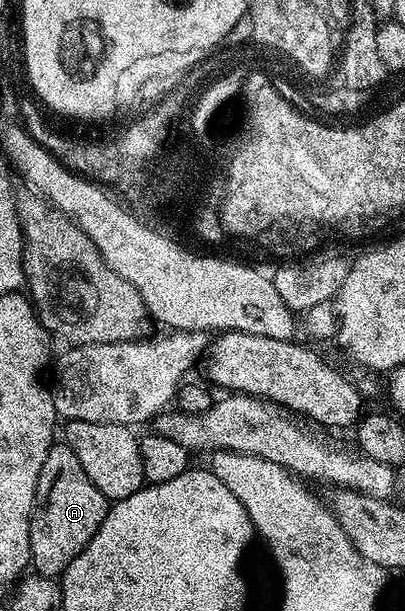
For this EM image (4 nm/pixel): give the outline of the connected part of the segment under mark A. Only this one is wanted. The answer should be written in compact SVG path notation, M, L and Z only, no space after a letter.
M55 443L43 459L35 503L29 524L29 559L32 568L44 577L60 578L66 567L91 543L95 531L109 514L110 500L87 479L75 451L64 443Z

